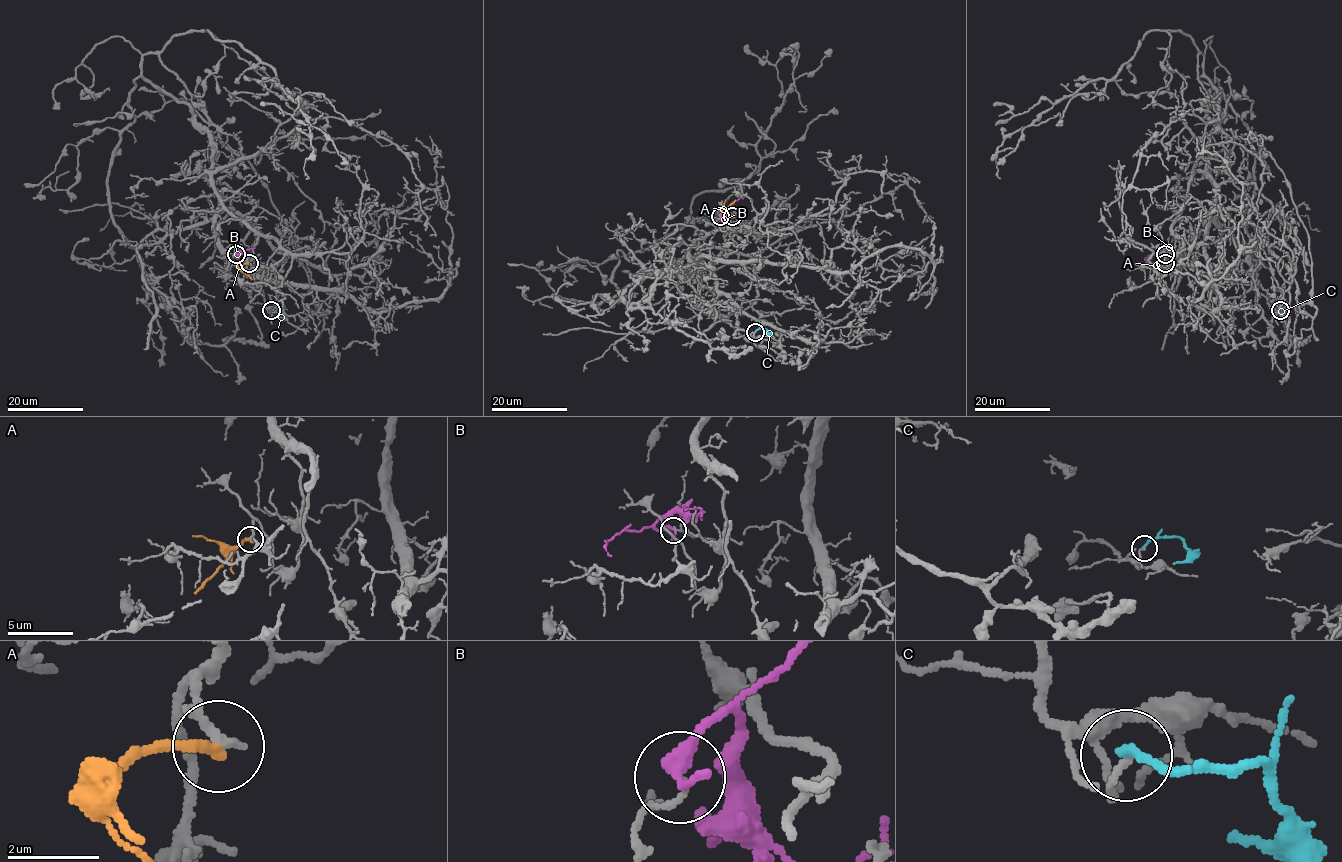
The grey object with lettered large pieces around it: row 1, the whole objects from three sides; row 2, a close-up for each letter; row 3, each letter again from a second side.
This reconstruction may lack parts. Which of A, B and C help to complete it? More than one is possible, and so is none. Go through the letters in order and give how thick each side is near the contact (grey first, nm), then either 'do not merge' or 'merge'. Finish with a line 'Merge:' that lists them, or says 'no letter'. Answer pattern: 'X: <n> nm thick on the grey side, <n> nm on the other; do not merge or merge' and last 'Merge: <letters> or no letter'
A: 240 nm thick on the grey side, 240 nm on the other; do not merge
B: 140 nm thick on the grey side, 400 nm on the other; do not merge
C: 130 nm thick on the grey side, 190 nm on the other; do not merge
Merge: no letter

